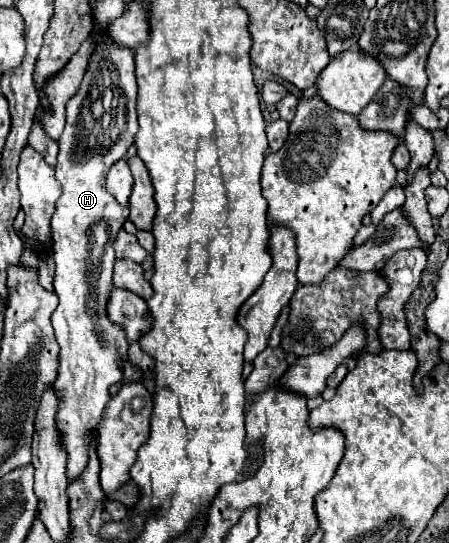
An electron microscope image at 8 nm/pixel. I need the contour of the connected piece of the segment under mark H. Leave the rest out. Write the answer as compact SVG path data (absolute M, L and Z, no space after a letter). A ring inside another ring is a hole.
M97 36L97 50L89 62L89 72L85 74L79 92L67 102L67 124L61 134L59 142L59 156L57 156L57 168L55 178L59 180L63 194L57 200L57 210L51 218L51 250L55 258L55 292L59 296L59 306L51 316L57 342L61 346L59 354L59 374L55 380L57 394L61 396L59 406L59 428L63 434L63 446L67 448L67 478L75 478L87 464L87 448L91 444L91 438L95 434L95 428L101 420L105 402L109 396L109 386L121 378L121 370L117 362L121 362L121 354L129 348L125 342L125 334L117 330L117 326L109 326L105 318L105 298L109 296L109 286L113 286L113 266L115 266L115 254L113 254L113 238L121 230L123 222L127 220L129 210L123 208L113 194L105 188L105 176L109 172L109 166L117 162L119 158L125 158L129 146L135 142L137 134L137 112L135 112L135 100L137 100L137 78L135 78L135 52L117 48L113 42L109 42L103 36Z

